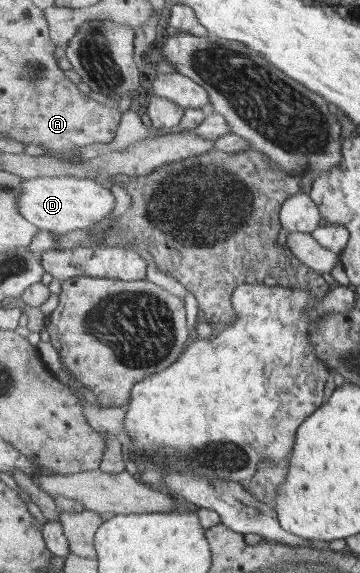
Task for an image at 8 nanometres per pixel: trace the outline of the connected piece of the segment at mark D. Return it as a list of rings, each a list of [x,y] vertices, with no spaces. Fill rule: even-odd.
[[[67,175],[24,179],[18,195],[20,212],[40,230],[48,230],[58,235],[94,226],[96,222],[100,222],[102,218],[107,218],[110,212],[112,213],[114,204],[116,200],[110,188],[103,188],[99,180]]]

